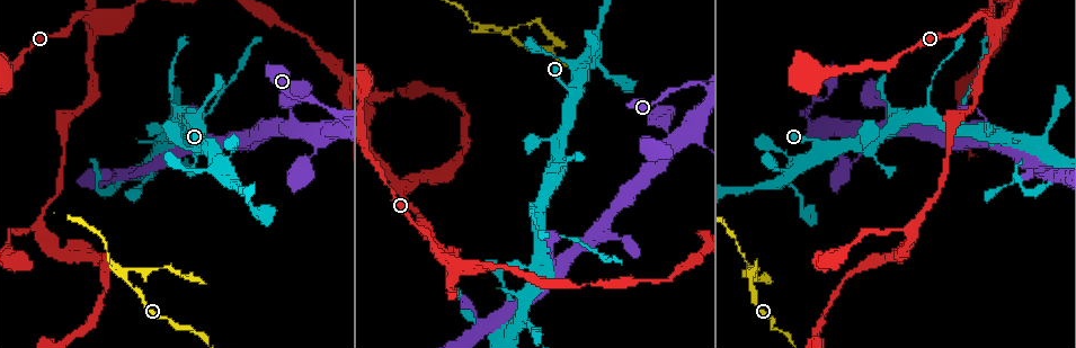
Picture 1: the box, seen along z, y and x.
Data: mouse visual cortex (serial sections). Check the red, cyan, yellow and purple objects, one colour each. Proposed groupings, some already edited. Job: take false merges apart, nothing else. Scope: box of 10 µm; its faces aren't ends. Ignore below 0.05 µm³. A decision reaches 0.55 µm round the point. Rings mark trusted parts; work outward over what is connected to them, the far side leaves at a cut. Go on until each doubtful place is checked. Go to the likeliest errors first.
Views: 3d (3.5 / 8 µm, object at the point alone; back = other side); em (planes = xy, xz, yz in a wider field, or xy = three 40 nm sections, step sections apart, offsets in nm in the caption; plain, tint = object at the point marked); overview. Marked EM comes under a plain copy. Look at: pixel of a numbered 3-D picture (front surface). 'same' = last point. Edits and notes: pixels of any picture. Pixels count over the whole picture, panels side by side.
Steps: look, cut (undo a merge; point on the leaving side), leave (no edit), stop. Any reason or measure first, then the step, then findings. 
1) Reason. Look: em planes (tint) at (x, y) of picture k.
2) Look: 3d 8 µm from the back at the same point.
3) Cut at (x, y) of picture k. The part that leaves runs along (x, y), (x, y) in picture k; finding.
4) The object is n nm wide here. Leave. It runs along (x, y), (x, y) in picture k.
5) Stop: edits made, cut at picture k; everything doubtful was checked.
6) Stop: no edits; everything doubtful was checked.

Arms part here. Look: 3d 3.5 µm from the back at (487, 28) of picture 1.

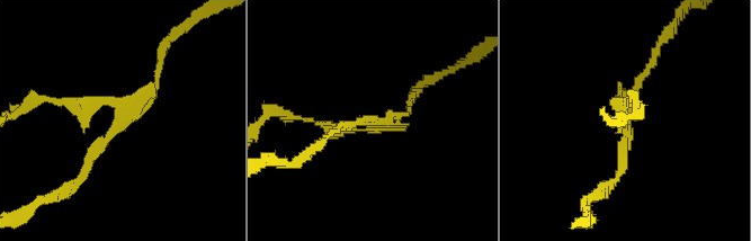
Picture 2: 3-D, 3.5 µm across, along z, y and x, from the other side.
Look: em planes (tint) at (625, 129) of picture 2.

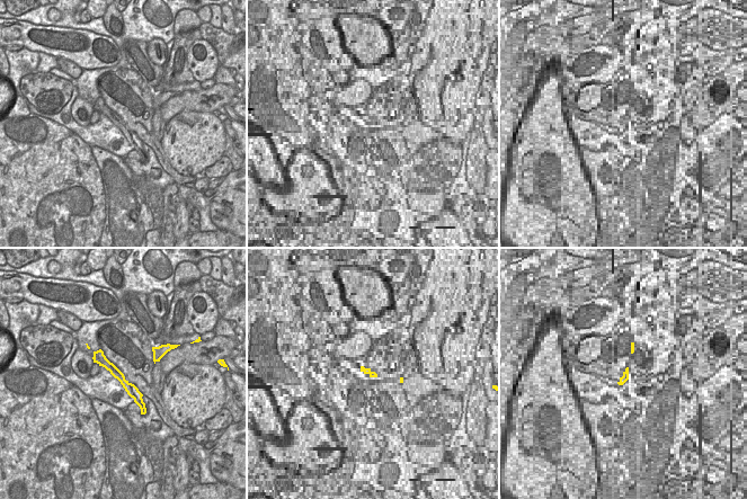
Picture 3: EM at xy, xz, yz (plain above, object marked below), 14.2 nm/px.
Cut at (616, 106) of picture 2. A second cell is stuck on.

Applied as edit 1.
See it whole again. Look: overview.

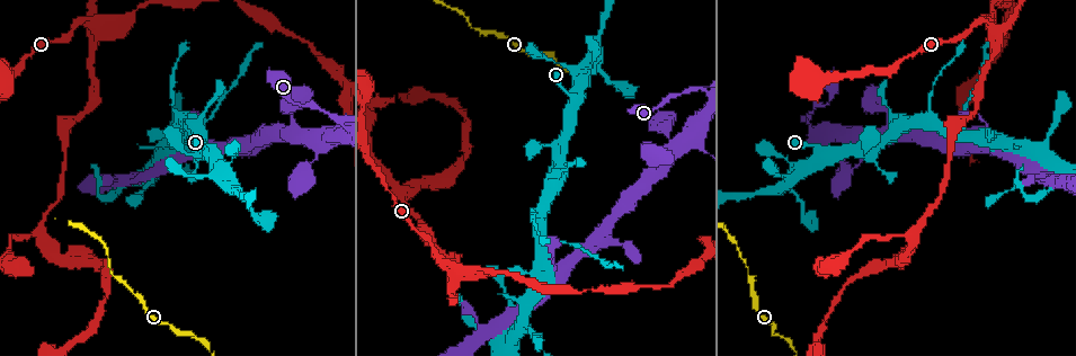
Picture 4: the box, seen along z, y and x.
Three-way junction. Look: 3d 3.5 µm from the back at (963, 138) of picture 4.

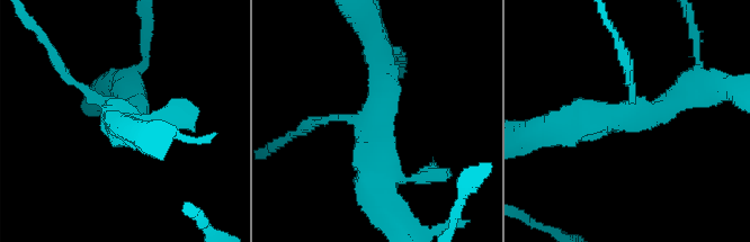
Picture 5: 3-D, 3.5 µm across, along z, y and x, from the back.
3 arms meet here; the arms are 150, 350, 450 nm wide; shape alone is not enough. Look: em xy step 2 (tint) at (630, 119) of picture 5.

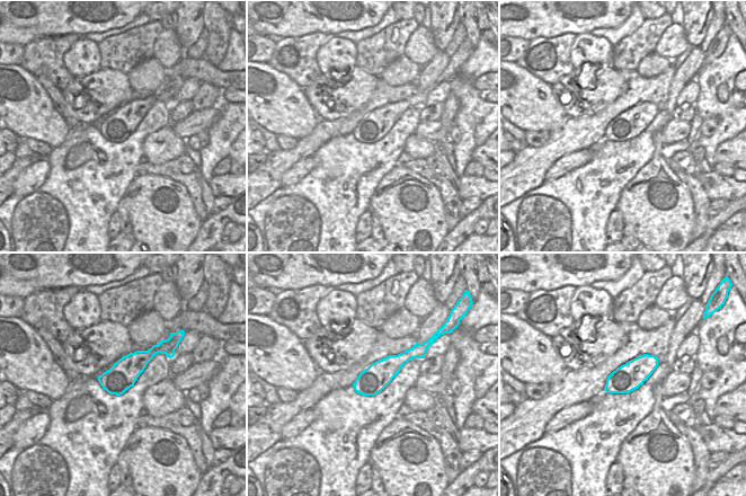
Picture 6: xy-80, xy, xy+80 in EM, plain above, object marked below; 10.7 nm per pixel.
Leave. It runs along (693, 88), (643, 119), (556, 130) in picture 5; one cell here.

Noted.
Sharp bend. Look: 3d 3.5 µm from the back at (80, 21) of picture 4.

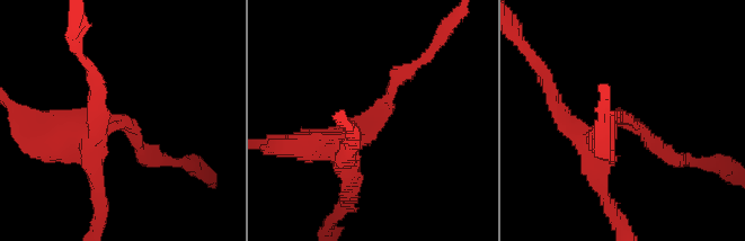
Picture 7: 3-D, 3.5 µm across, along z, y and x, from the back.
Need the tissue. Look: em planes (tint) at (626, 120) of picture 7.

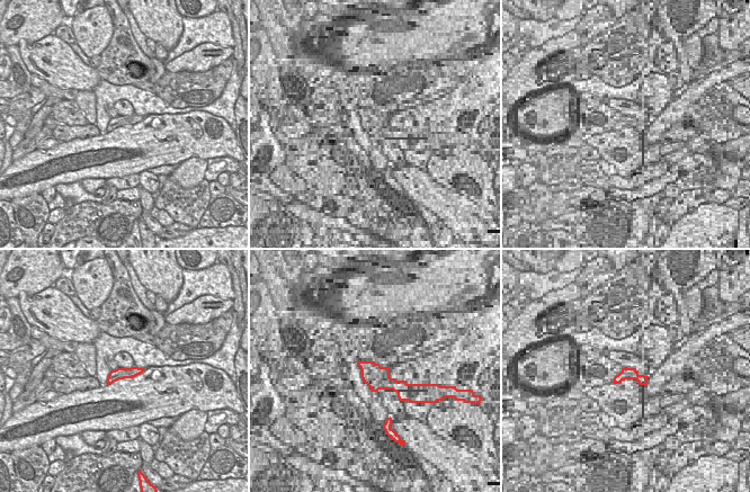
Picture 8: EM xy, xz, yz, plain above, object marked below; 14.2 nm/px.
The object is 160 nm wide here. Leave. It runs along (406, 72), (347, 153) in picture 7; all the same cell.

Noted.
Sharp bend. Look: 3d 8 µm at (120, 32) of picture 4.

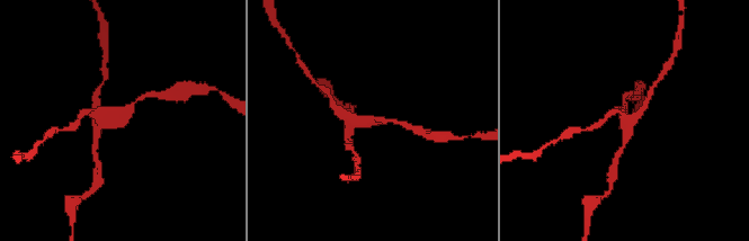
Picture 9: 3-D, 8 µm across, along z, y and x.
The arms are 150, 200 nm wide. Look: em xy step 3 (tint) at the same point.

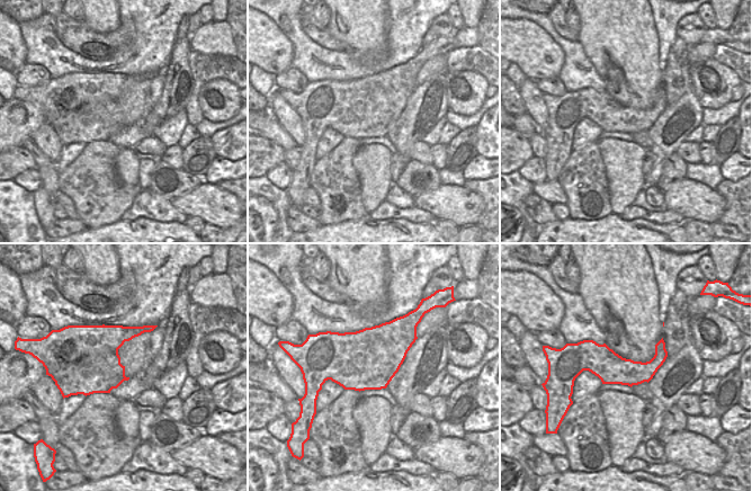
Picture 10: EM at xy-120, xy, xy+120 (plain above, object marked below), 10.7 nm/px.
Leave. It runs along (664, 354), (650, 368), (579, 363) in picture 10; continuous, no second cell.

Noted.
Stop: edits made, cut at picture 2; everything doubtful was checked.

